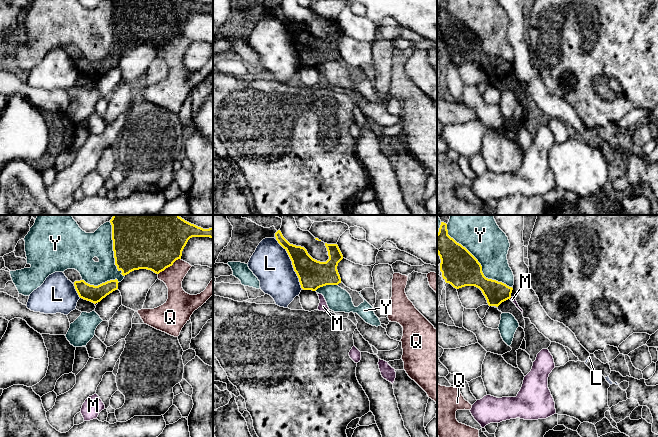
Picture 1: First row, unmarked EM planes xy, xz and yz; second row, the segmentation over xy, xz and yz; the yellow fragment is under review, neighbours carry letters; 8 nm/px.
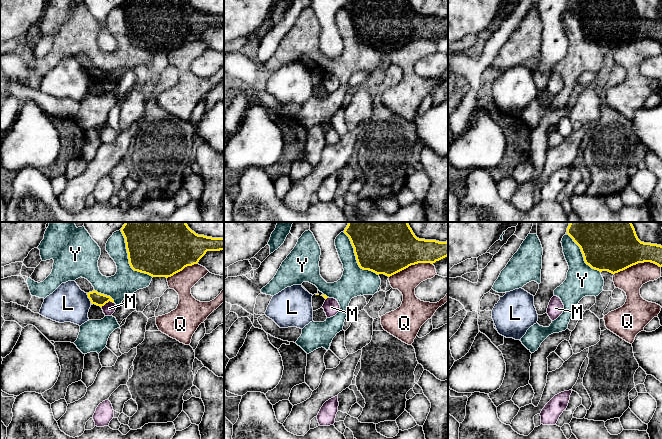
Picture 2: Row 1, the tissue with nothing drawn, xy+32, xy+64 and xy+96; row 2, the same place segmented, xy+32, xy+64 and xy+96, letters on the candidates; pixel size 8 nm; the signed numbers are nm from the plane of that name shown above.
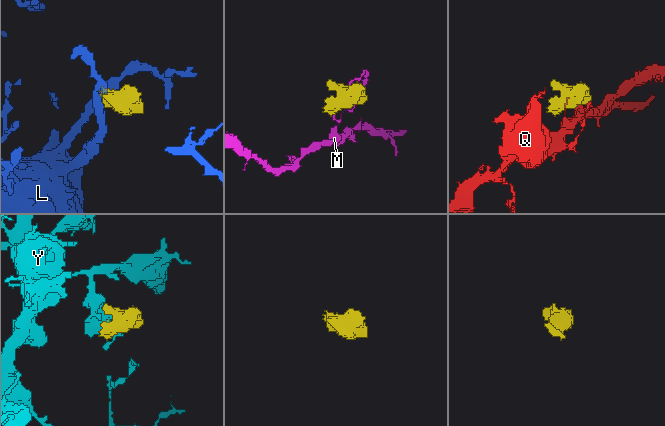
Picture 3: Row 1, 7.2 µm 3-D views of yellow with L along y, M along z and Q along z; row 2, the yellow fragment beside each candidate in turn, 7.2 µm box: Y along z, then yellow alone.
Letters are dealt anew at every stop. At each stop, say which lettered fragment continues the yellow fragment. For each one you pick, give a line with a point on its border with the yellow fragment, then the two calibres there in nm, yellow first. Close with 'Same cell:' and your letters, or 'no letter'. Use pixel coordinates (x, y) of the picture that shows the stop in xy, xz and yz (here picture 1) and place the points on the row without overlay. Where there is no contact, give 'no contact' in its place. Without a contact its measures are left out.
Same cell: no letter

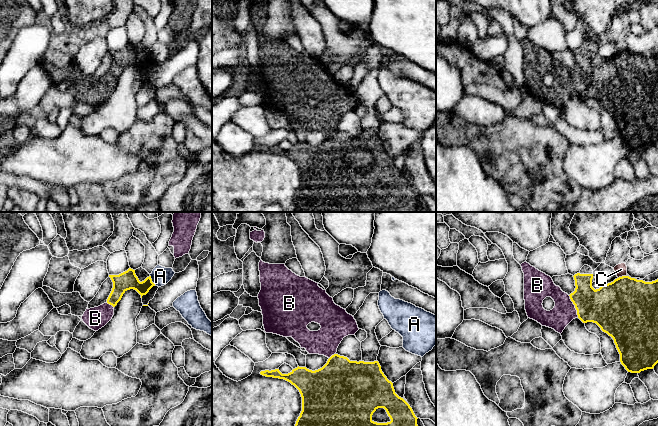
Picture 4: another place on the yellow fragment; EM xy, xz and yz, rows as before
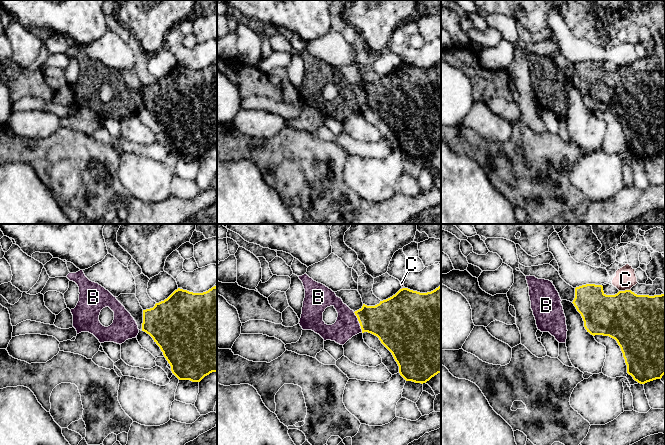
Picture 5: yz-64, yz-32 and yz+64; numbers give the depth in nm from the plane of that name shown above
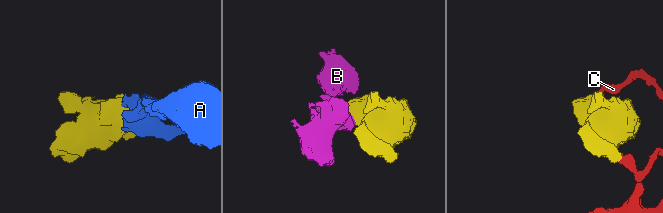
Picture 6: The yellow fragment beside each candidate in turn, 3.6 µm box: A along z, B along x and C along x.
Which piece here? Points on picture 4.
B: meets yellow in yz at (575, 82); 320 nm thick on the yellow side, 190 nm on the other
Same cell: B

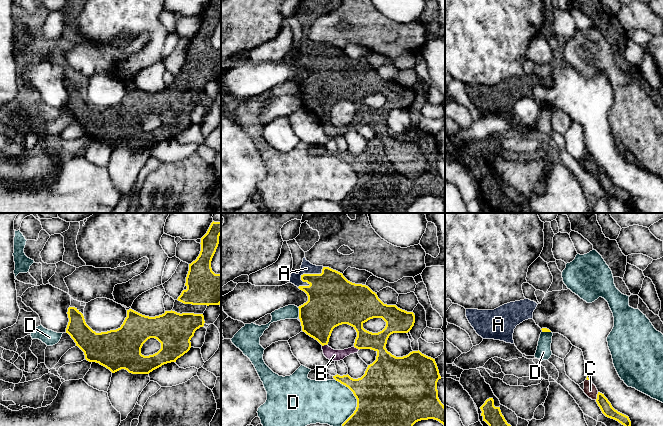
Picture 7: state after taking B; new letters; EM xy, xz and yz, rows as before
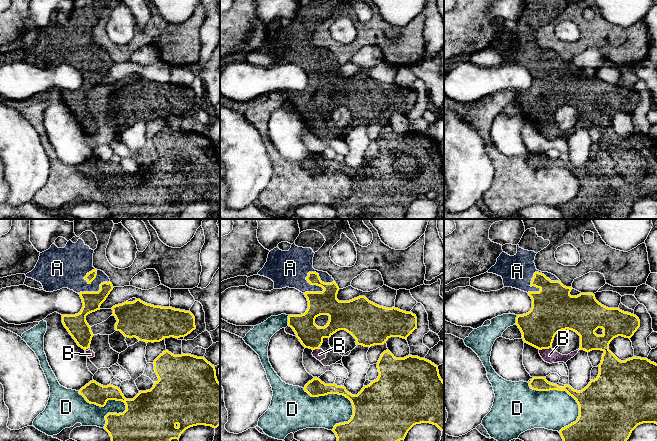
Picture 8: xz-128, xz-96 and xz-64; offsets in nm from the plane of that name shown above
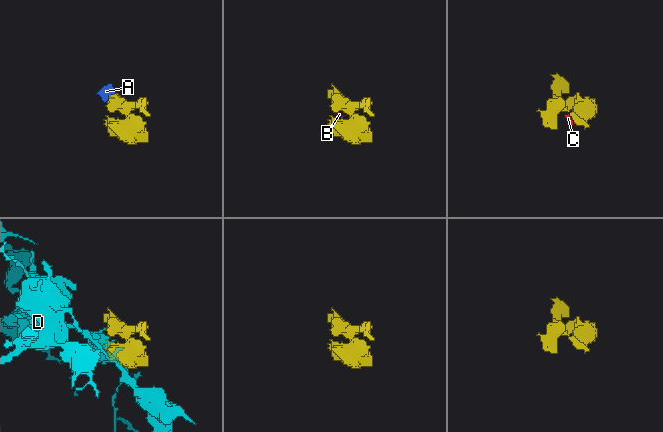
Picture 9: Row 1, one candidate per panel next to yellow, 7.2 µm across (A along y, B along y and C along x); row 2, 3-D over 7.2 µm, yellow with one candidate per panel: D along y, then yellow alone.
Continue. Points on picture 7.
A: meets yellow in xz at (303, 50); 320 nm thick on the yellow side, 100 nm on the other
B: meets yellow in xz at (356, 123); 170 nm thick on the yellow side, 100 nm on the other
C: meets yellow in yz at (597, 172); 90 nm thick on the yellow side, 100 nm on the other
Same cell: A, B, C

